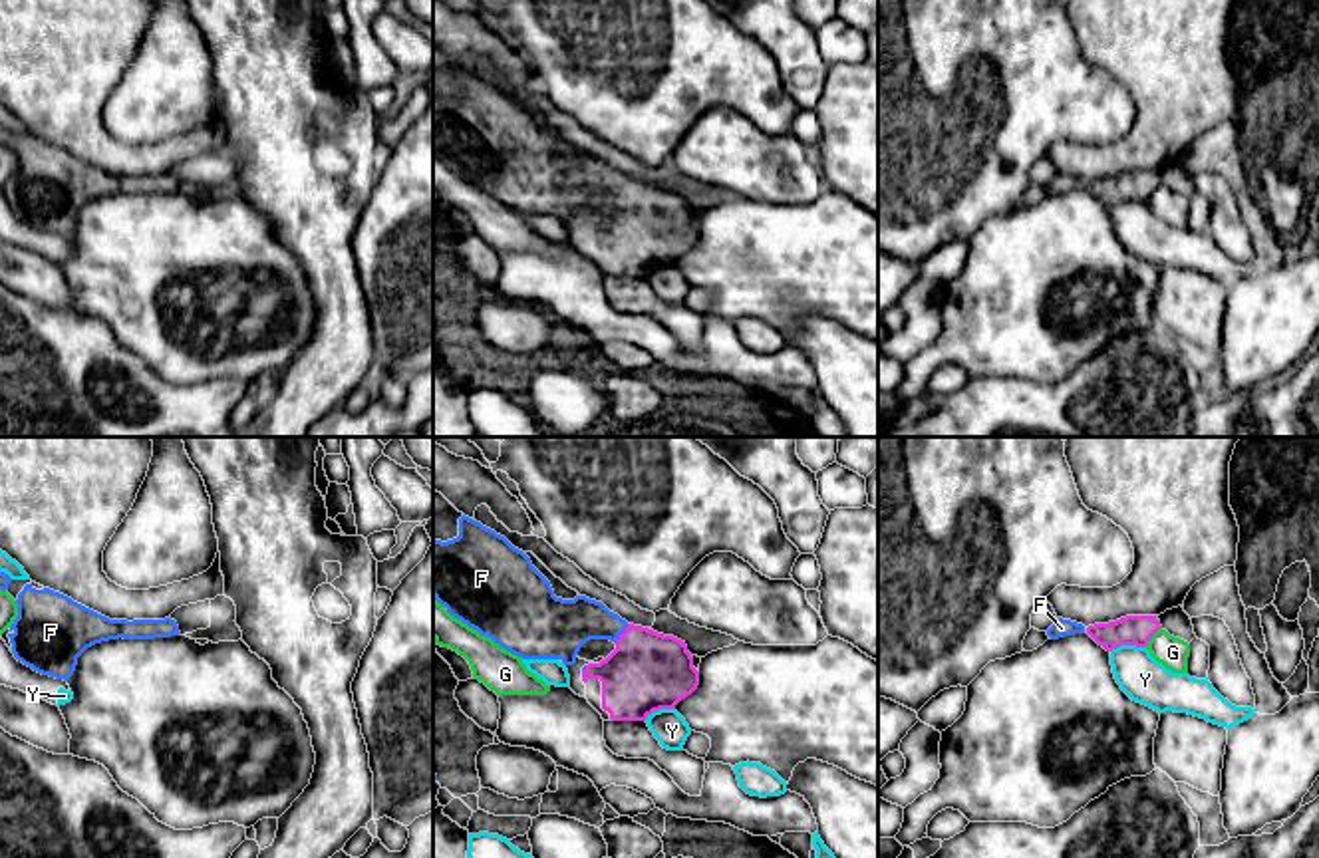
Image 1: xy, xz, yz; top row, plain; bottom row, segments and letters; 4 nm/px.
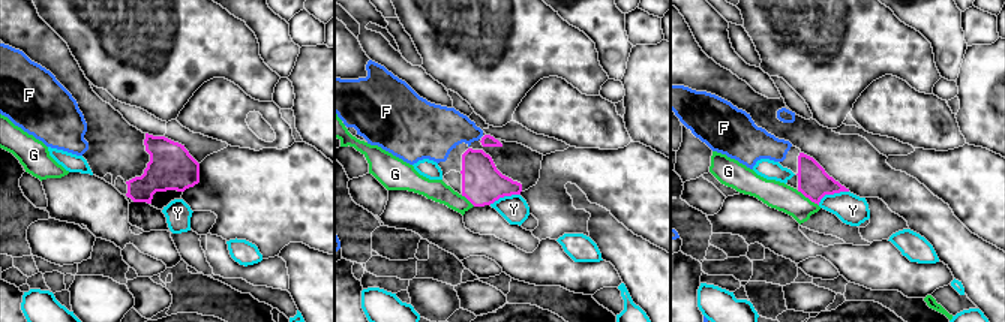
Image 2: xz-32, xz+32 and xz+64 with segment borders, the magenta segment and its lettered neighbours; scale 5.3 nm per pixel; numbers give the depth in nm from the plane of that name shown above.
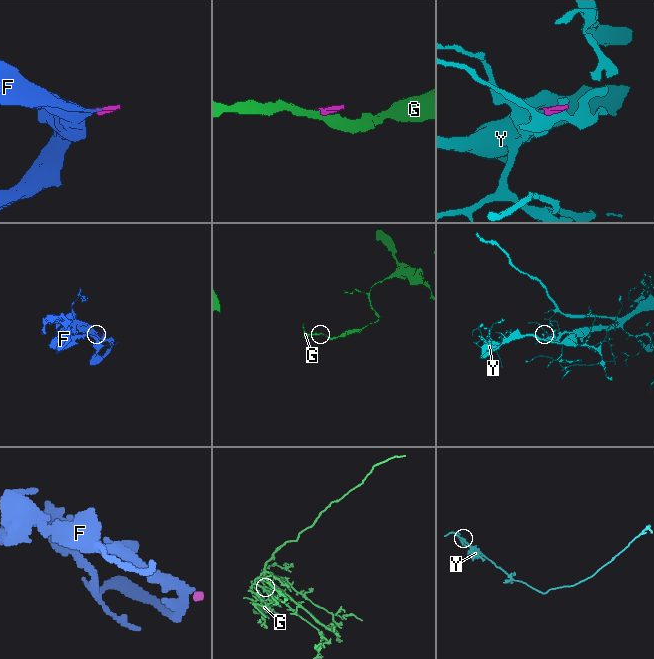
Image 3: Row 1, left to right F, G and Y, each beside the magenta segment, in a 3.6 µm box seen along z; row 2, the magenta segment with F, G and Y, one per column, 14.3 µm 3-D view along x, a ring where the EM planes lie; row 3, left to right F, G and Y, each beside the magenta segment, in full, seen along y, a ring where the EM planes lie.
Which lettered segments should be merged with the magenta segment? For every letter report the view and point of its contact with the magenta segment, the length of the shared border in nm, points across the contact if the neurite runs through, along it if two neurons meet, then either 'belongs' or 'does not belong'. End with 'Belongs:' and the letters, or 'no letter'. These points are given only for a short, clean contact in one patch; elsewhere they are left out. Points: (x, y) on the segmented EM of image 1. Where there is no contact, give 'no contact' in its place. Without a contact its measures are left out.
F: xz (622, 634) | 100 nm | belongs
G: yz (1153, 634) | 110 nm | along yz (1161, 626), (1145, 646) | does not belong
Y: yz (1127, 644) | 150 nm | along yz (1145, 646), (1117, 646), (1111, 652) | does not belong
Belongs: F

